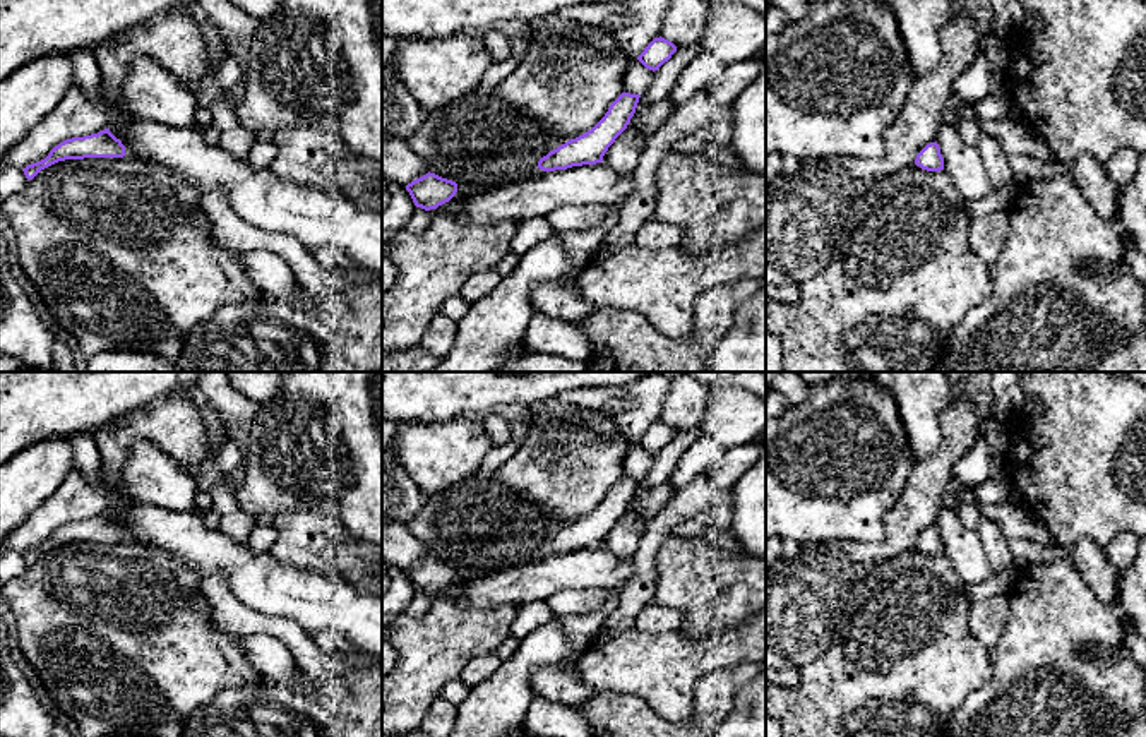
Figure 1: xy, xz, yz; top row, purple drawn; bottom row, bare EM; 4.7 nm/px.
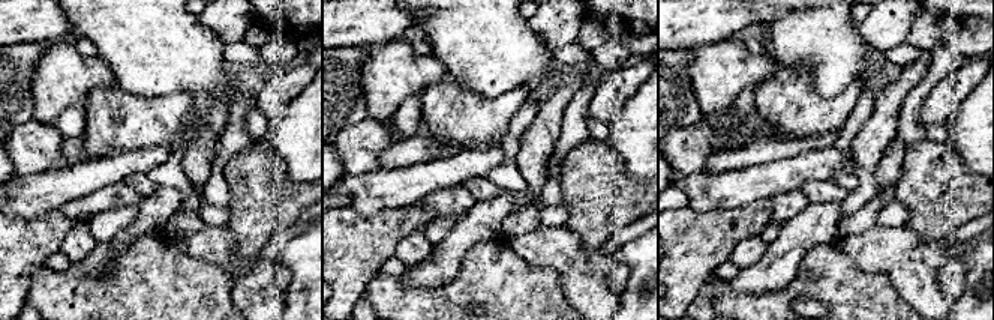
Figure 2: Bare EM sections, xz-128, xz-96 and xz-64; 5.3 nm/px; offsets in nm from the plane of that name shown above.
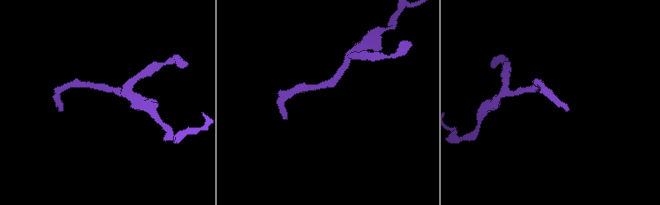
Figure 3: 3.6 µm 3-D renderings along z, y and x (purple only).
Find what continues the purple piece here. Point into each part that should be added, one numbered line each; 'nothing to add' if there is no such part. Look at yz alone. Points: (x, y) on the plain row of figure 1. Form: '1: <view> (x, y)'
1: yz (963, 545)

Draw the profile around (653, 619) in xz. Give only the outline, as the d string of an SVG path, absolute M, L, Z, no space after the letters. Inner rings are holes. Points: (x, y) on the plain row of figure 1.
M653 603L639 614L634 627L644 632L658 634L658 632L680 631L683 622L685 619L680 610Z

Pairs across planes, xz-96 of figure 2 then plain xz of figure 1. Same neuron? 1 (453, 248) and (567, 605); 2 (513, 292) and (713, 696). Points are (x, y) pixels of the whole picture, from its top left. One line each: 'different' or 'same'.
1: different
2: same

